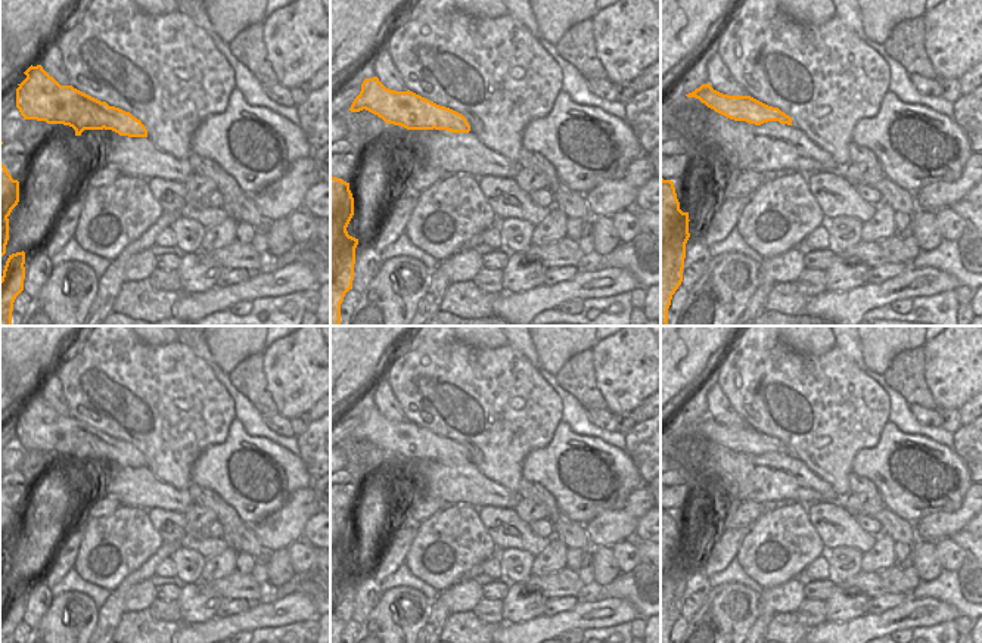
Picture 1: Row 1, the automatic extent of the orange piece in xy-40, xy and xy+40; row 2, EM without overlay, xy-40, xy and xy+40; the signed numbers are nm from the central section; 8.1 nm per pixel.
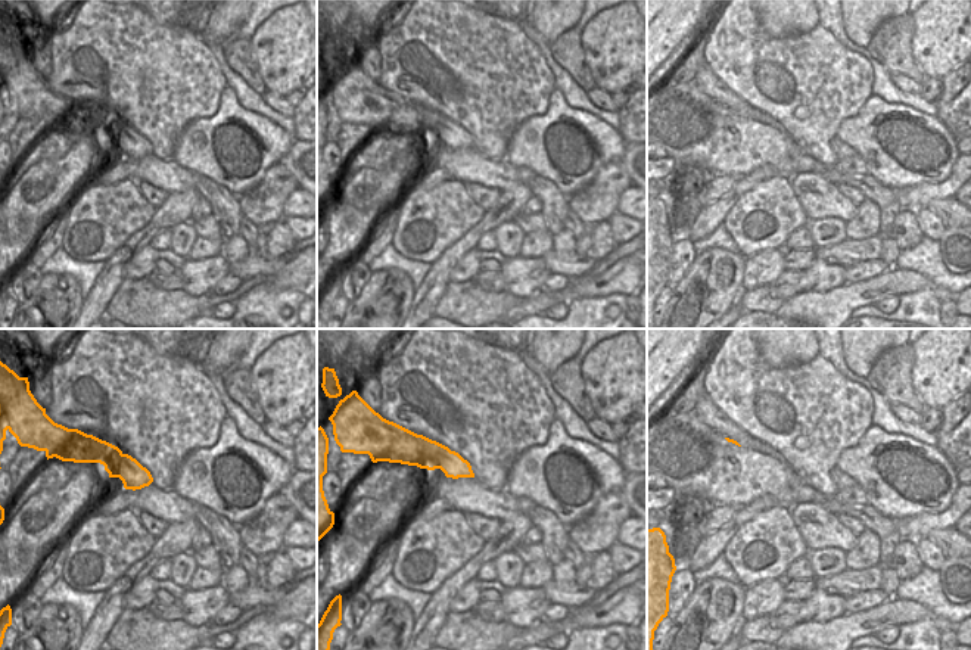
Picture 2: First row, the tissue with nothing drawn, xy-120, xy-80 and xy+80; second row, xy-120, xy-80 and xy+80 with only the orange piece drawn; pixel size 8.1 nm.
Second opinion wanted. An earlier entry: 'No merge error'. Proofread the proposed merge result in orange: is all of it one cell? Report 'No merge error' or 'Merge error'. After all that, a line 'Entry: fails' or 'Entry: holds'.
Merge error
Entry: fails

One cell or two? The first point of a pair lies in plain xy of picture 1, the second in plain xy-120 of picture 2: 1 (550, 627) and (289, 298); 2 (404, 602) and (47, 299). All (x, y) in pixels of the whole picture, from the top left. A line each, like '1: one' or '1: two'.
1: two
2: one

